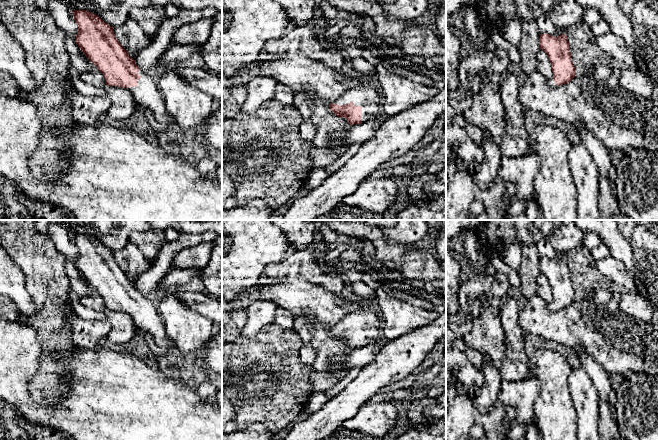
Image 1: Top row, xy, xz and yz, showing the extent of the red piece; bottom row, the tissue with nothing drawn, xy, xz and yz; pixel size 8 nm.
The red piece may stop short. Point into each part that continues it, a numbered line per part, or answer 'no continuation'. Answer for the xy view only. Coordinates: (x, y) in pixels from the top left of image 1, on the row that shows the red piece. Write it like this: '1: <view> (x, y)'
1: xy (147, 95)

